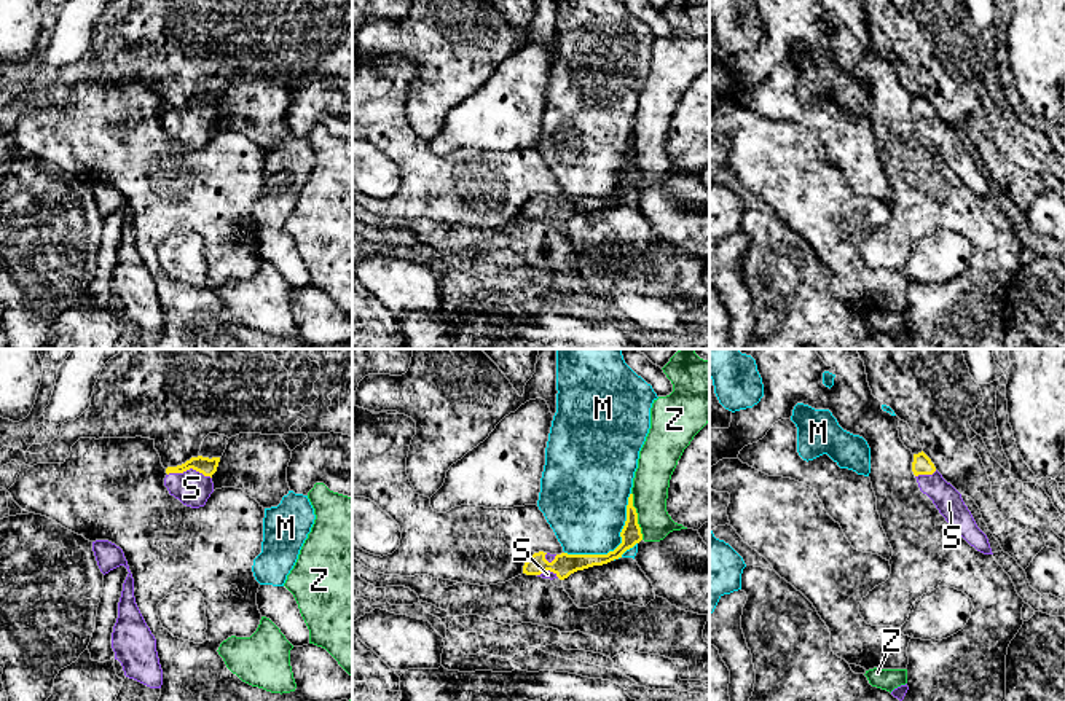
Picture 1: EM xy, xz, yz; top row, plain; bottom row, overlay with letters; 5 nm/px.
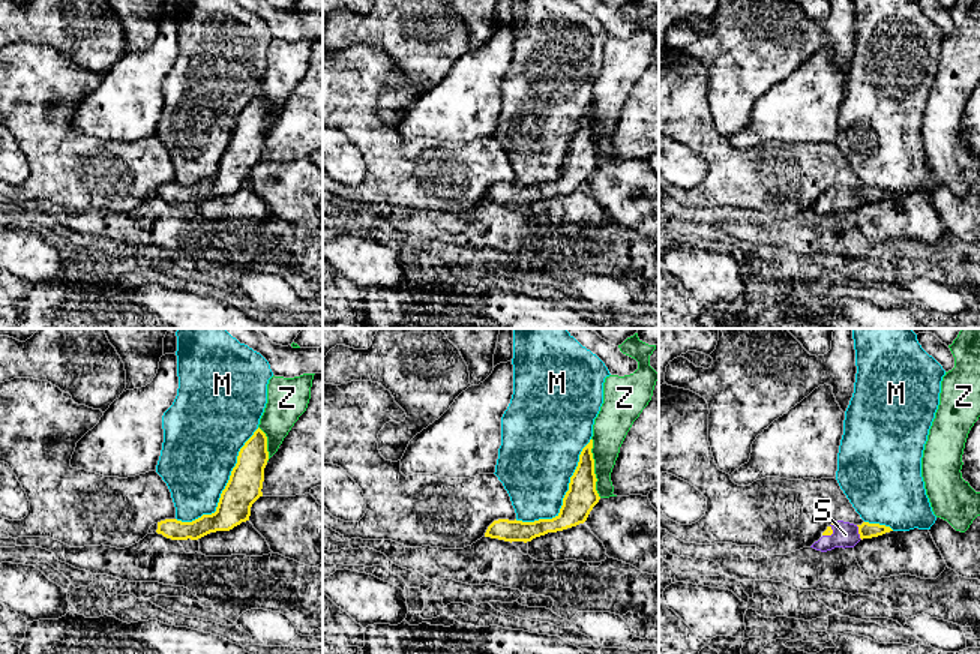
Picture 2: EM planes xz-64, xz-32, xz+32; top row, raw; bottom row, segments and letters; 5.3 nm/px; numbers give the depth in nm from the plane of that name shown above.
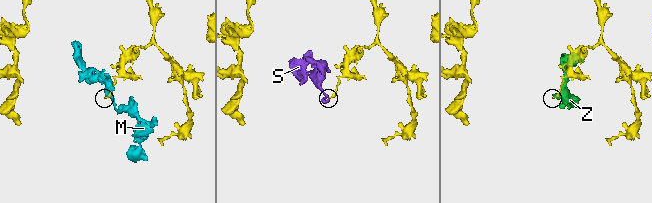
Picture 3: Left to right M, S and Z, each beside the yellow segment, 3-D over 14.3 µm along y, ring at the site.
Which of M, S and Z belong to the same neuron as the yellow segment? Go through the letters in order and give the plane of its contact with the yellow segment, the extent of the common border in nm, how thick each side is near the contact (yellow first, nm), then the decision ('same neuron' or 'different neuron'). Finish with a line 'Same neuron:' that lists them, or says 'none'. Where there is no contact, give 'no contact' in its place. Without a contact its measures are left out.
M: contact in xz; length 460 nm; calibres 100 and 400 nm; different neuron
S: contact in xy; length 220 nm; calibres 90 and 180 nm; same neuron
Z: contact in xz; length 240 nm; calibres 100 and 180 nm; different neuron
Same neuron: S

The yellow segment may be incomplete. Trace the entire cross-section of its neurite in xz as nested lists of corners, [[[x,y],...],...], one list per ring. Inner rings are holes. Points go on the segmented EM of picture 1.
[[[633,494],[628,497],[627,505],[627,521],[620,532],[622,543],[607,554],[550,554],[550,553],[534,553],[523,566],[523,574],[537,575],[542,578],[560,578],[564,580],[577,570],[584,570],[593,566],[603,566],[614,559],[622,558],[622,554],[633,548],[643,540],[641,527],[638,524],[638,513],[633,507]]]

